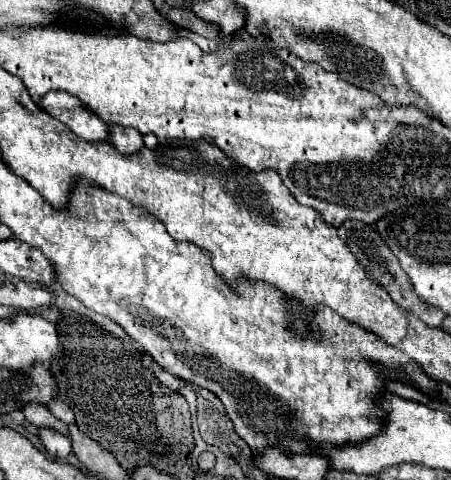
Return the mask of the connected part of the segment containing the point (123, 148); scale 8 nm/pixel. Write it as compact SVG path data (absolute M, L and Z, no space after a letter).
M111 127L111 143L123 155L139 153L139 149L145 147L143 135L139 131L135 131L135 129L115 129L115 127Z

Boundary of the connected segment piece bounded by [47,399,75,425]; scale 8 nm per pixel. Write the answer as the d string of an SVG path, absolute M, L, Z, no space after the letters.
M51 399L49 403L47 403L47 409L57 417L57 419L61 419L63 423L73 423L75 421L75 415L73 415L73 411L61 401L61 399Z

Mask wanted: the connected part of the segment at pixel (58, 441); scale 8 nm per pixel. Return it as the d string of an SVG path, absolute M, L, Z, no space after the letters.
M41 429L39 437L47 449L47 453L55 459L65 459L71 455L71 439L67 435L55 433L51 429Z

